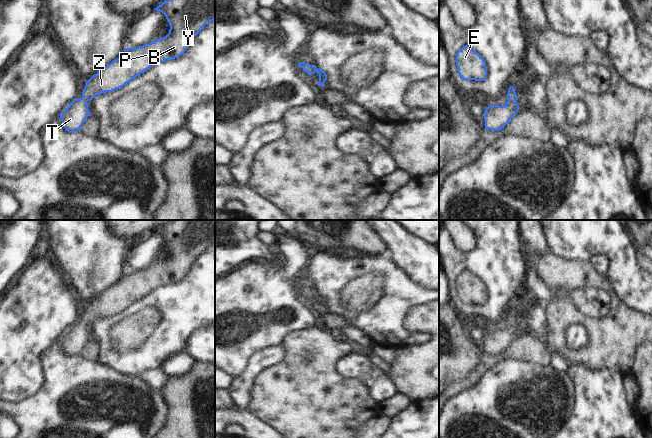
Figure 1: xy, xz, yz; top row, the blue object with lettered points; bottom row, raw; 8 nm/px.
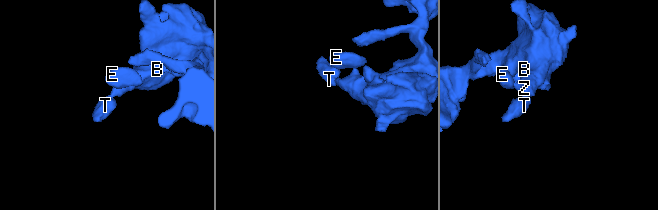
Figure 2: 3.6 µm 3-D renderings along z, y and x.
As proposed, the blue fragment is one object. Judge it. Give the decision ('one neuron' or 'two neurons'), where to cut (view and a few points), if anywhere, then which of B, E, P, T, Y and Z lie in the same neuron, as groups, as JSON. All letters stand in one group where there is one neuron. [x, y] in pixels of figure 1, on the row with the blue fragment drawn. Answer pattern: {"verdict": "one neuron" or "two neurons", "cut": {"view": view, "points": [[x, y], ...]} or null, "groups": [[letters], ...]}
{"verdict": "one neuron", "cut": null, "groups": [["B", "E", "P", "T", "Y", "Z"]]}

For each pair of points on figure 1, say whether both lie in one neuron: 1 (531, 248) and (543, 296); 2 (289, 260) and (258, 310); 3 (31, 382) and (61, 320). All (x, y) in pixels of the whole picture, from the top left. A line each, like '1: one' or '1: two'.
1: one
2: one
3: one

